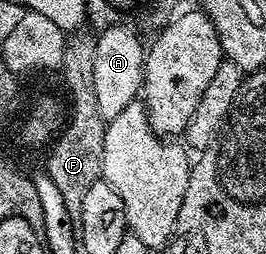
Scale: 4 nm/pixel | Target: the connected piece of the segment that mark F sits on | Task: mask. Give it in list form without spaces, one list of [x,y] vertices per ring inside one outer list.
[[[87,28],[70,32],[65,37],[63,46],[63,62],[60,75],[65,75],[65,88],[69,91],[69,100],[73,103],[73,114],[68,117],[63,131],[48,149],[49,161],[43,166],[51,181],[55,182],[63,194],[64,205],[70,210],[80,209],[83,194],[91,190],[91,186],[102,179],[101,159],[103,158],[103,138],[107,121],[100,116],[96,101],[94,61],[97,36]]]

